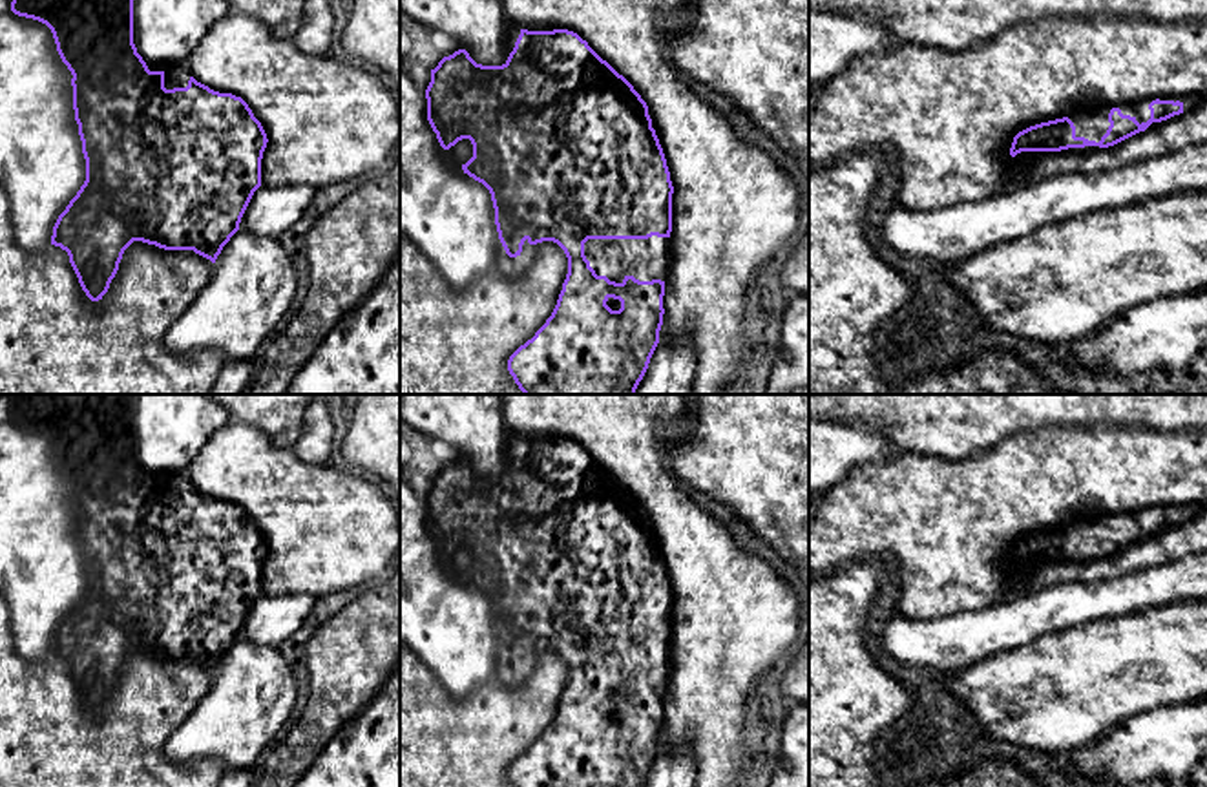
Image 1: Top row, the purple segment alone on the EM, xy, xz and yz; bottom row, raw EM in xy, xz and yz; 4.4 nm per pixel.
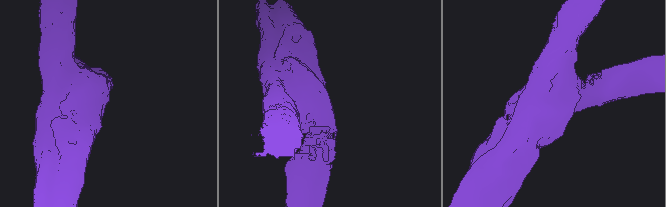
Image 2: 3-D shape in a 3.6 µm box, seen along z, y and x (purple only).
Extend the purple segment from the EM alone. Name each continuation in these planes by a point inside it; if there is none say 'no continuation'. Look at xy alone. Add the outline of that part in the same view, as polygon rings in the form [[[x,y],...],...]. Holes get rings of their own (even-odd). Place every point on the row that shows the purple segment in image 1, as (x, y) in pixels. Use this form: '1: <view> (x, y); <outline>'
1: xy (172, 79); [[[183,66],[177,71],[164,71],[164,88],[186,88],[192,73]]]

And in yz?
1: yz (1092, 125); [[[1136,102],[1103,106],[1090,111],[1074,113],[1068,117],[1076,126],[1076,137],[1085,137],[1088,141],[1099,142],[1110,126],[1108,113],[1112,108],[1119,108],[1123,115],[1134,117],[1139,124],[1150,119],[1150,110],[1147,104]]]

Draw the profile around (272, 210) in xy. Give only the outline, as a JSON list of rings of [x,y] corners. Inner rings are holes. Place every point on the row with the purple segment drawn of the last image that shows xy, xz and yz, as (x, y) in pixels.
[[[261,184],[250,199],[239,228],[278,239],[303,217],[316,192],[310,184]]]

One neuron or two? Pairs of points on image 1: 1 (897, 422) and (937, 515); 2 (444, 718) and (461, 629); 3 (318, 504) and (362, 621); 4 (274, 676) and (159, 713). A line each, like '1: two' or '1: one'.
1: two
2: two
3: two
4: two

